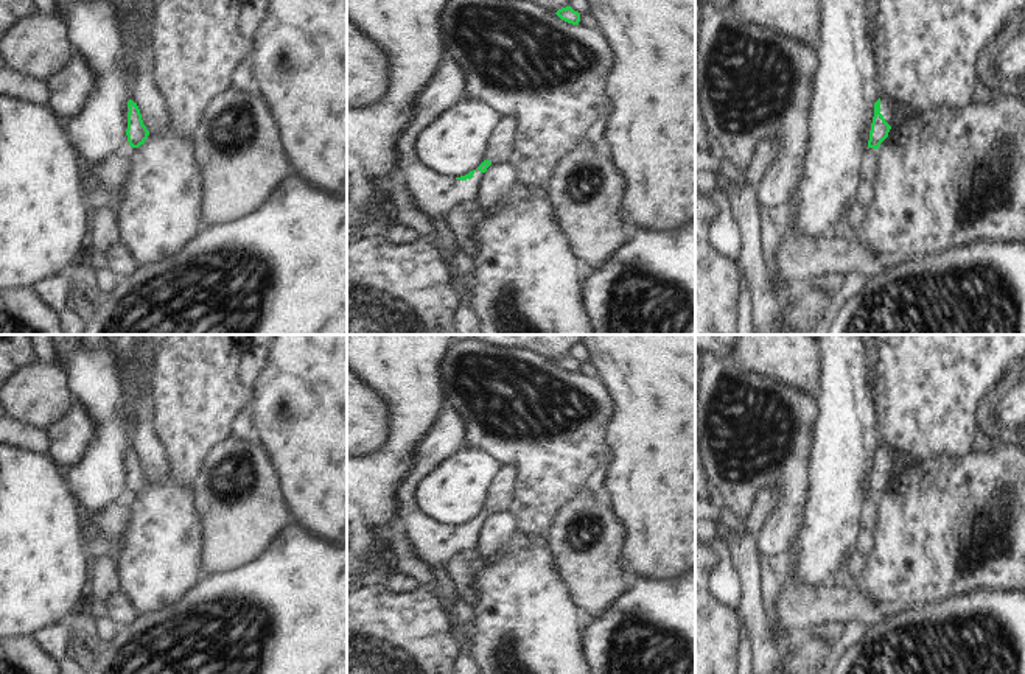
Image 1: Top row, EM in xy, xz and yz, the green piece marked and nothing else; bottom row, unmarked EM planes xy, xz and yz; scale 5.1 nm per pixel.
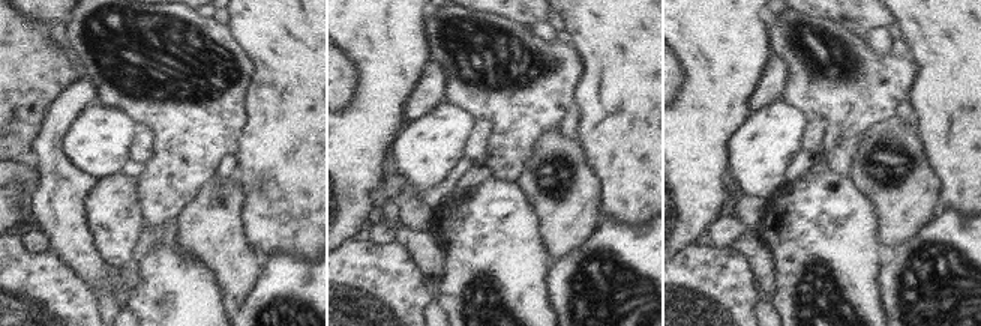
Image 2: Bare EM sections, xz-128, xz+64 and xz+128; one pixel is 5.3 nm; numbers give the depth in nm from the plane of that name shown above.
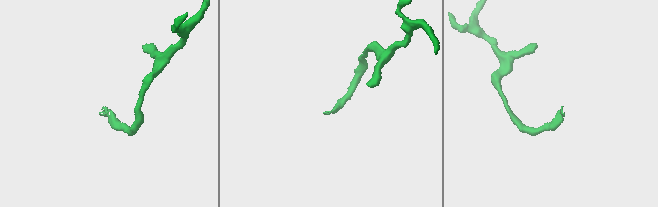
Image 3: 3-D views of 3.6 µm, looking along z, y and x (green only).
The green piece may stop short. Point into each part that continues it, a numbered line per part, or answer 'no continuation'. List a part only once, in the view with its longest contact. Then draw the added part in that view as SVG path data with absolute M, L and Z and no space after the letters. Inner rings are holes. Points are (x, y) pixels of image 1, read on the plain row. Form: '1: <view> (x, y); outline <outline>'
1: xz (436, 544); outline M453 405L440 416L437 427L426 437L418 451L417 469L403 490L400 525L411 539L418 559L431 571L439 565L450 565L454 557L474 551L479 545L484 521L476 517L471 528L448 526L425 514L417 498L420 483L446 459L468 447L468 442L468 422L464 412Z

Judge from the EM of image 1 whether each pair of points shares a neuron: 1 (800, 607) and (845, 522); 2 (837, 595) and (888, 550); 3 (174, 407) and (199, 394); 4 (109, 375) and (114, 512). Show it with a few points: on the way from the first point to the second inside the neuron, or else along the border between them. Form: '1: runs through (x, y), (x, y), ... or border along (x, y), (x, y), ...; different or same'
1: border along (783, 584), (786, 587), (814, 590), (837, 586); different
2: border along (860, 587), (876, 596), (895, 601); different
3: runs through (181, 407), (187, 407), (193, 400); same
4: border along (129, 497), (98, 512), (97, 523), (108, 537); different

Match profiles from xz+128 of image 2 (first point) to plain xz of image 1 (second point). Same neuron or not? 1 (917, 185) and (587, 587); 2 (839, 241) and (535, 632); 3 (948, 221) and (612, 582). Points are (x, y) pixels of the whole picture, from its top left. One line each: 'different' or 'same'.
1: same
2: same
3: different

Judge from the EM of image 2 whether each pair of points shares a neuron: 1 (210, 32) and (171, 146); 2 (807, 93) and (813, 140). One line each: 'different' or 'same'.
1: same
2: different

